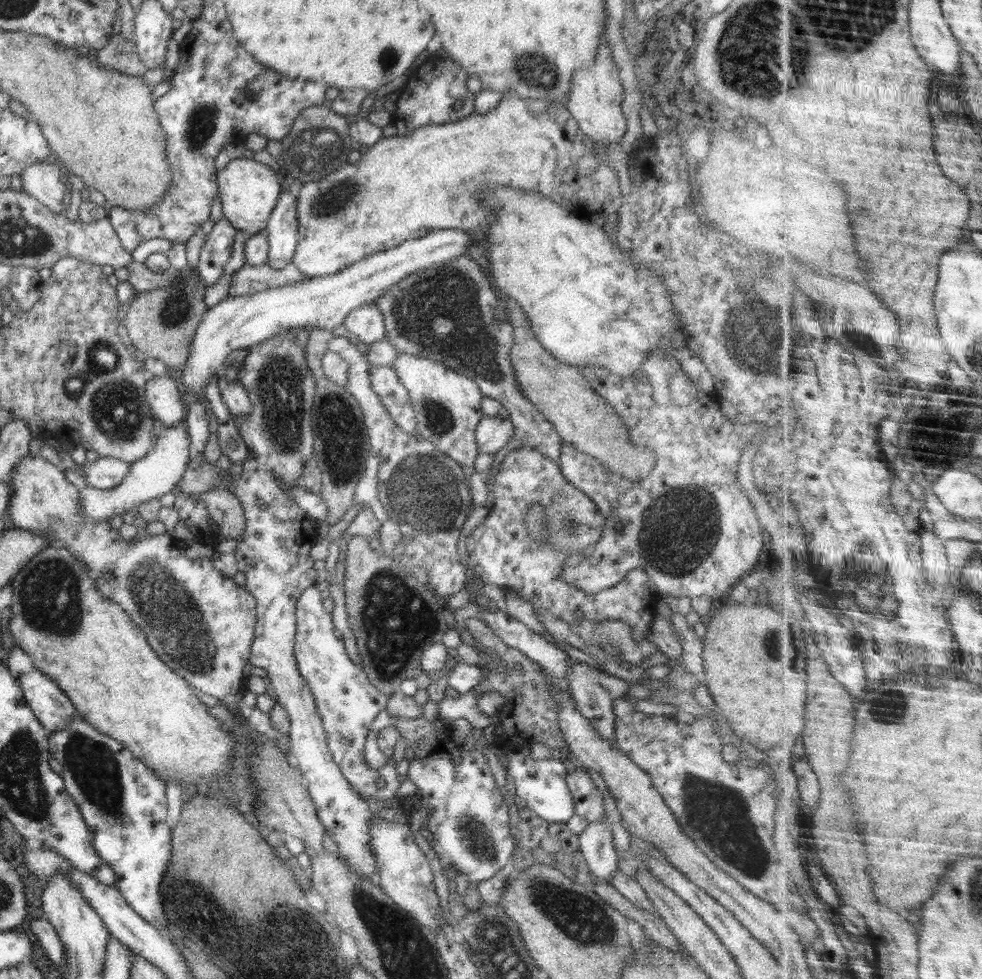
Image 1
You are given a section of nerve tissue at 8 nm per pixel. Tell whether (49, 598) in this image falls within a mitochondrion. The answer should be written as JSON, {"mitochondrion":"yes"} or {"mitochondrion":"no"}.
{"mitochondrion":"yes"}

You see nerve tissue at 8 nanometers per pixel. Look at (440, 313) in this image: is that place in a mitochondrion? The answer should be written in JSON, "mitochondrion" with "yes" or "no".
{"mitochondrion":"yes"}

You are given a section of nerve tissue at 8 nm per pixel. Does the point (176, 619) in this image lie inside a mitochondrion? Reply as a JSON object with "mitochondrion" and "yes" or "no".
{"mitochondrion":"yes"}

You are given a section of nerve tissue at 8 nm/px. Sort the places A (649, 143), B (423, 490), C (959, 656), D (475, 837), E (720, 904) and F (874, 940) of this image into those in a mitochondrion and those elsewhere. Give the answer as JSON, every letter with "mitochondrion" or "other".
{"A":"other","B":"mitochondrion","C":"other","D":"mitochondrion","E":"other","F":"other"}

